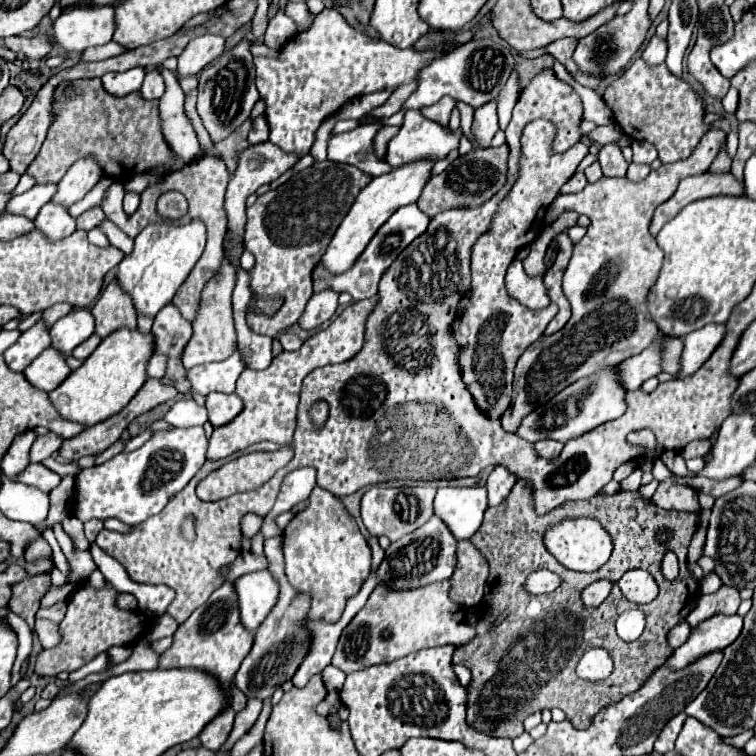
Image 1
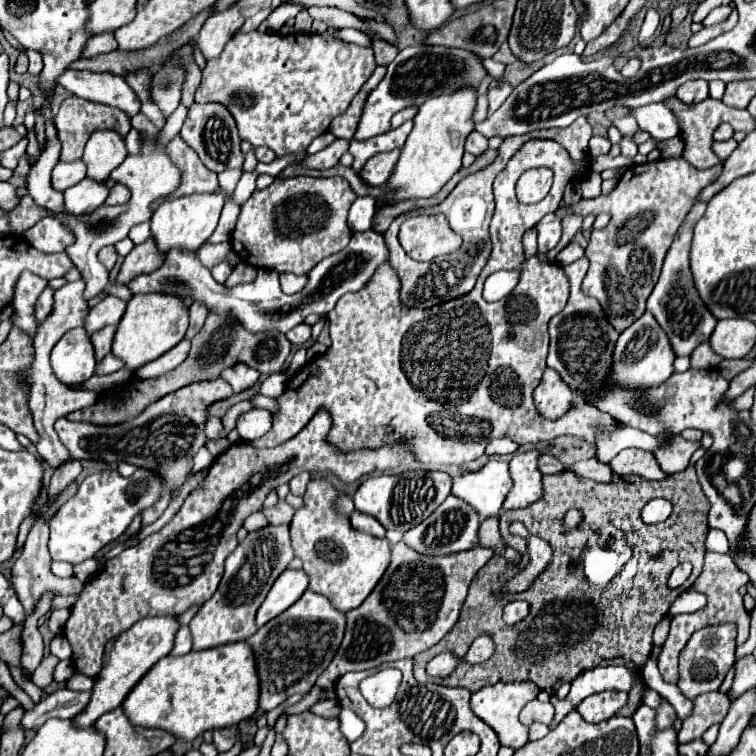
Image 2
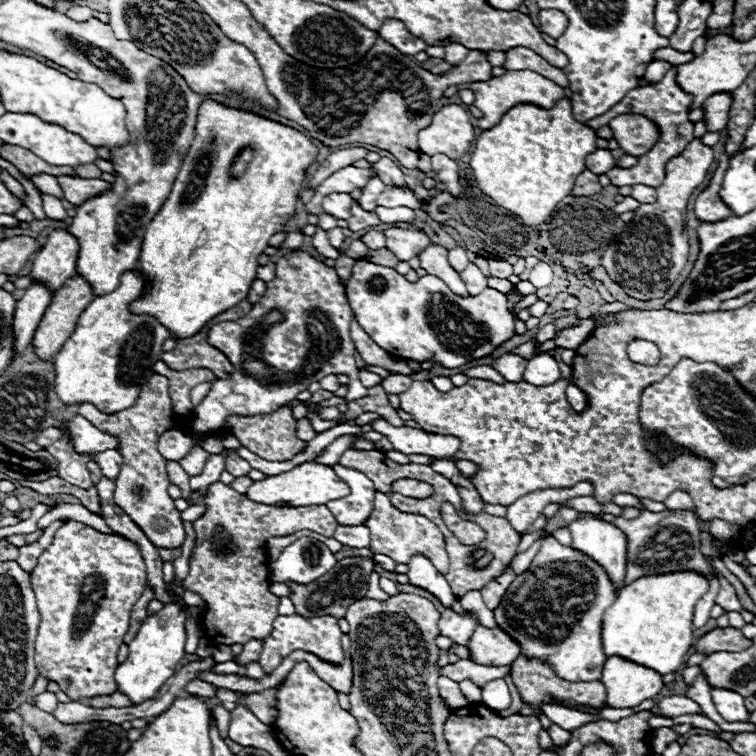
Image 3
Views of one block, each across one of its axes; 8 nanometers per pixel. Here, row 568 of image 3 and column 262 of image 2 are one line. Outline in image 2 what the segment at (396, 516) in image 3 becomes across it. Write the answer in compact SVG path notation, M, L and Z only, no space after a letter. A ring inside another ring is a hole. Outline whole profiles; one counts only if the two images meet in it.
M530 140L512 156L506 170L502 170L494 180L496 212L490 224L492 256L478 276L474 290L456 300L426 310L406 308L400 300L400 278L396 270L388 260L382 262L376 270L378 280L384 278L384 284L366 284L362 290L348 292L338 300L334 310L328 314L332 346L324 356L318 356L316 360L306 364L290 380L290 384L286 384L284 394L278 398L280 412L274 414L272 432L262 436L260 440L246 444L252 444L254 448L274 448L294 438L320 408L324 408L332 416L328 444L334 444L342 454L364 448L376 450L388 444L404 442L418 462L438 466L462 466L464 462L472 462L484 454L486 444L494 438L510 438L516 444L538 444L562 434L572 434L594 444L596 428L616 428L616 420L612 420L604 412L600 414L598 408L592 408L588 404L570 410L558 420L546 420L538 414L532 396L546 370L548 322L552 316L564 310L570 294L570 284L564 268L556 262L540 262L536 256L524 260L522 236L526 230L536 226L548 212L558 210L572 172L576 172L576 164L572 164L568 152L564 152L564 148L552 140ZM540 166L546 166L554 172L552 190L544 200L540 200L540 204L520 204L514 192L520 174L524 170ZM520 264L524 264L524 268L518 286L498 302L486 302L482 298L484 280L492 272L514 270L520 268Z

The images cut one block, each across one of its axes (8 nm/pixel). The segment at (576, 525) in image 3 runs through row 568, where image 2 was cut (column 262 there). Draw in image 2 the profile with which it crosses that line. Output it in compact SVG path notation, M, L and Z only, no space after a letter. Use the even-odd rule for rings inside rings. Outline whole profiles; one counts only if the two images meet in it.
M286 570L276 580L276 588L272 588L256 614L256 622L268 622L288 610L308 588L308 576L302 570Z

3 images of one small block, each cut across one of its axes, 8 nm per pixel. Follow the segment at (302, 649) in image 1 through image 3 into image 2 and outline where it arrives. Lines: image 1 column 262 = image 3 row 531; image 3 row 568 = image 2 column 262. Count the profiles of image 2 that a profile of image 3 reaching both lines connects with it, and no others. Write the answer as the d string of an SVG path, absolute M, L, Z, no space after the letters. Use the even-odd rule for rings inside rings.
M308 590L296 604L292 604L292 608L288 608L288 612L282 612L264 624L264 628L260 628L256 634L252 634L248 644L256 654L260 672L260 710L270 712L288 696L310 692L318 676L328 668L338 652L344 638L344 628L346 614L336 610L326 596ZM318 624L324 624L324 628L318 628Z

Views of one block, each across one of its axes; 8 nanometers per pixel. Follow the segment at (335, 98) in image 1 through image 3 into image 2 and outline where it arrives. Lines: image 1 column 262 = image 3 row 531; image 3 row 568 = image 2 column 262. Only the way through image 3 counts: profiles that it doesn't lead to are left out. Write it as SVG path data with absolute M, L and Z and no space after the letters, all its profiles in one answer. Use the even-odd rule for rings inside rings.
M234 34L222 54L206 62L194 100L198 104L224 104L234 116L242 140L250 142L254 148L268 146L280 158L292 152L306 152L310 142L324 134L330 122L348 108L374 68L376 62L370 48L336 42L328 34Z

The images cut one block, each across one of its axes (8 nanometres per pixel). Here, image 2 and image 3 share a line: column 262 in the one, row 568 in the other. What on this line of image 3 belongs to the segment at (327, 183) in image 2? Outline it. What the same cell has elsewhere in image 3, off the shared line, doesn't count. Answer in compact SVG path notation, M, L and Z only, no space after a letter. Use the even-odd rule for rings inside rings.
M222 482L210 484L202 502L206 512L194 520L196 544L190 556L190 572L182 582L186 590L200 594L206 604L200 628L214 644L232 646L246 644L248 640L264 640L272 632L280 604L280 598L270 592L266 542L298 530L312 530L330 538L338 524L326 506L292 508L254 504Z

